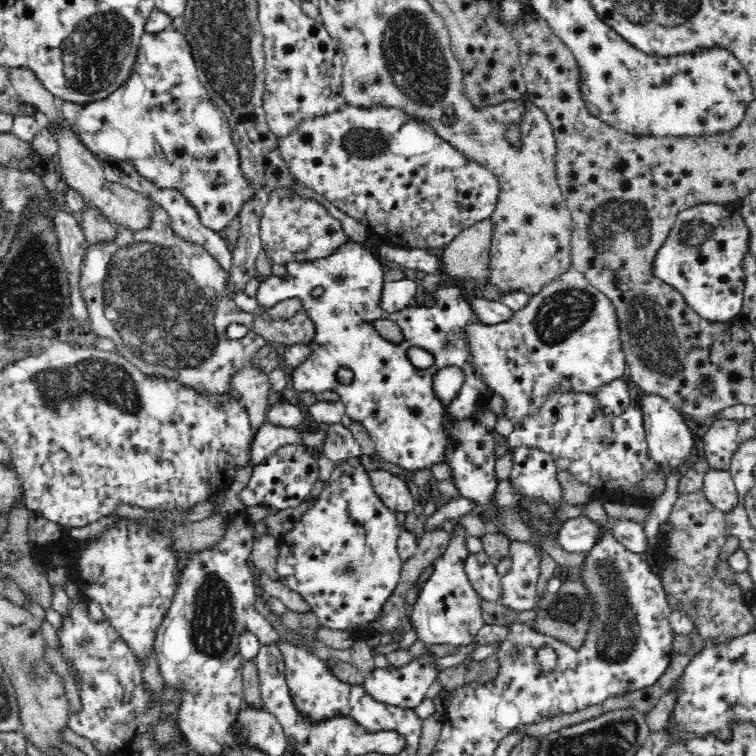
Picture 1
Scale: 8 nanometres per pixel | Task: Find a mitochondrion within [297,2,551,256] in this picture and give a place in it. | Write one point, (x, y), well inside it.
(415, 59)

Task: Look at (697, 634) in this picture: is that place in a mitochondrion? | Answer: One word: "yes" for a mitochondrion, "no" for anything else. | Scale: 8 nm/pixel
no

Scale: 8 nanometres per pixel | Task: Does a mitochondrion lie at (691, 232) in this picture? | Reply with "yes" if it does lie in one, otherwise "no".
yes

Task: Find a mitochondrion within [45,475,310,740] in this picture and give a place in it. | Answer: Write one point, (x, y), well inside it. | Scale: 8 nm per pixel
(213, 619)

